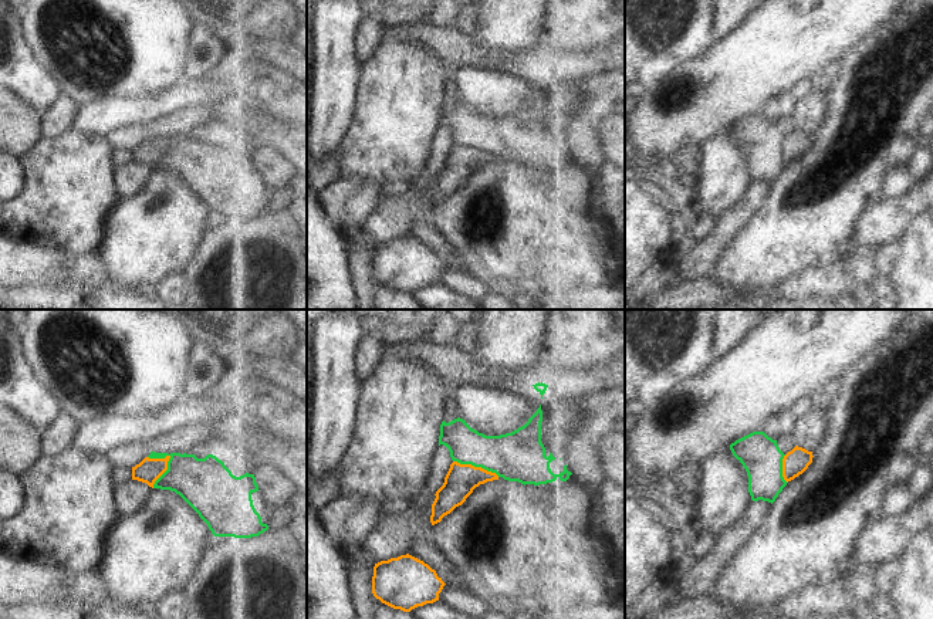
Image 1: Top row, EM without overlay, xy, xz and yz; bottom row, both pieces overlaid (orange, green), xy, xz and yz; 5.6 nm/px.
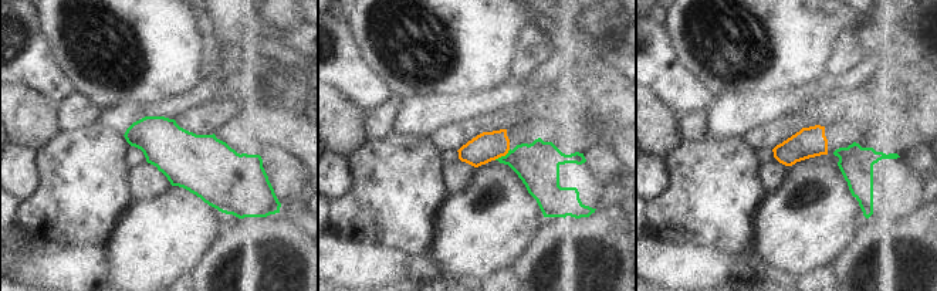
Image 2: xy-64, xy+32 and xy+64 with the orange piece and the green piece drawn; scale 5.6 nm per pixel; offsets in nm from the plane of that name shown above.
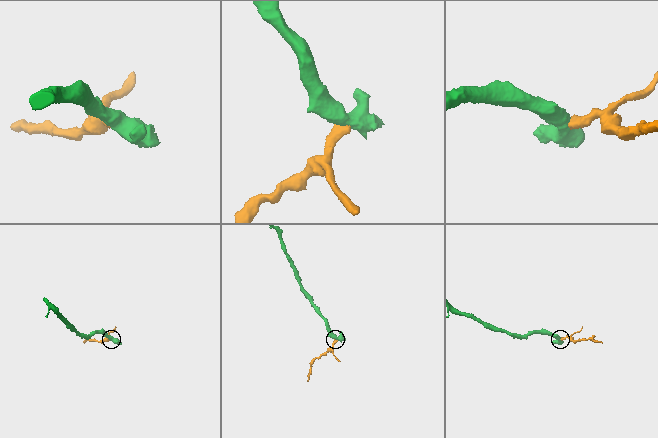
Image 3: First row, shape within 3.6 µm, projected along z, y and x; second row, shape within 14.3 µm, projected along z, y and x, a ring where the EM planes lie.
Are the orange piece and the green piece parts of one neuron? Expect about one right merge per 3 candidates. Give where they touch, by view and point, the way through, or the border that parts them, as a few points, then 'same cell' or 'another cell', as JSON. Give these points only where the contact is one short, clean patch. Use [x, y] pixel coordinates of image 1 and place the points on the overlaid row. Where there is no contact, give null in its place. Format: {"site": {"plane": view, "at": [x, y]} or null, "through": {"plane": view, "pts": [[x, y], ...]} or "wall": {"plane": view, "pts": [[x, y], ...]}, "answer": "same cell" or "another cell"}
{"site": {"plane": "xy", "at": [165, 470]}, "wall": {"plane": "xy", "pts": [[169, 455], [166, 470], [152, 487]]}, "answer": "another cell"}

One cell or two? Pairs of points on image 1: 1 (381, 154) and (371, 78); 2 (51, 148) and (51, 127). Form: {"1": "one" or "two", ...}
{"1": "one", "2": "two"}

